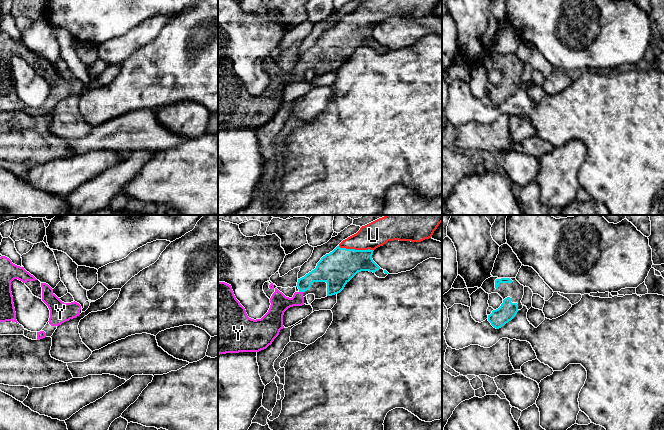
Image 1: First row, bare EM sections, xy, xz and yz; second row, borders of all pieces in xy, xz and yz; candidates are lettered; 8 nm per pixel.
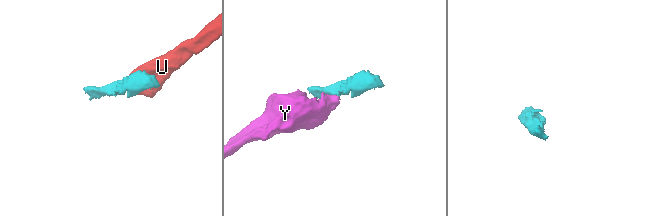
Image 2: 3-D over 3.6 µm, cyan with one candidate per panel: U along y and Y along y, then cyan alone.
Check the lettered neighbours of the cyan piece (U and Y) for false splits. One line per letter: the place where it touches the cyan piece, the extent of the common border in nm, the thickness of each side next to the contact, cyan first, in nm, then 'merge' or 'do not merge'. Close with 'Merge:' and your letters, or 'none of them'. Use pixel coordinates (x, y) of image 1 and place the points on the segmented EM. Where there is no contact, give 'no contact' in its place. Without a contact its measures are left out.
U: xz (356, 250) | 280 nm | 280/200 nm | merge
Y: xz (301, 291) | 30 nm | 170/150 nm | merge
Merge: U, Y

